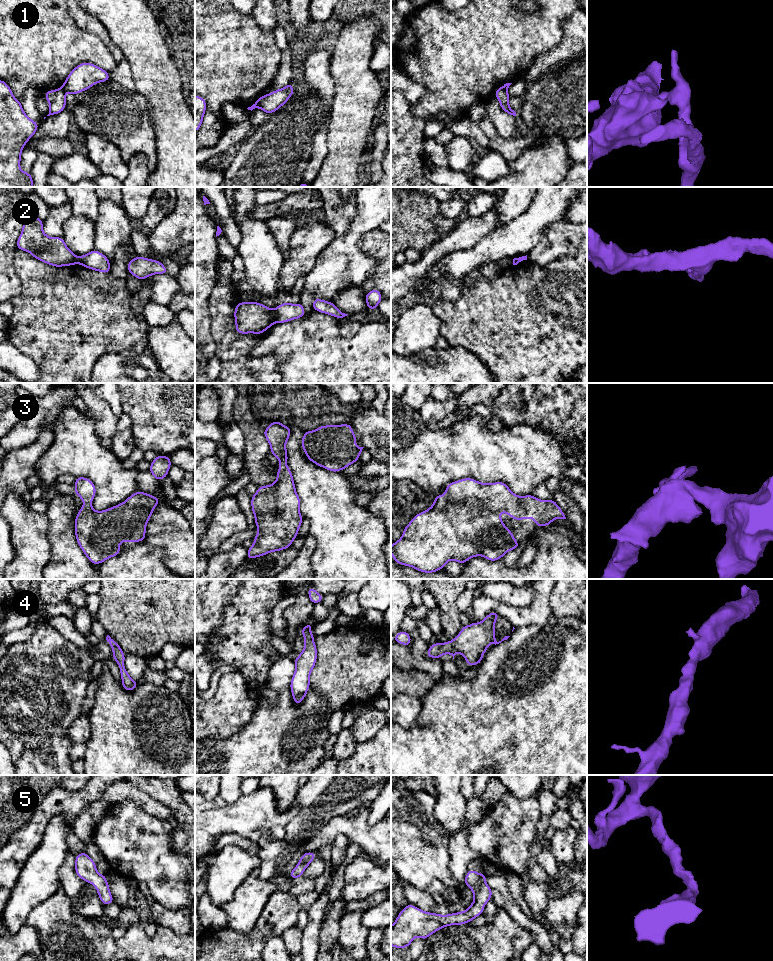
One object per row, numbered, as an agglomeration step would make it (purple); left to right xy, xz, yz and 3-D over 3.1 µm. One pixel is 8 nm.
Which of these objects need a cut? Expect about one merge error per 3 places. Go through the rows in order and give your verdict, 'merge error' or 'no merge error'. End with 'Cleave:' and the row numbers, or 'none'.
1: merge error
2: merge error
3: no merge error
4: no merge error
5: no merge error
Cleave: 1, 2

